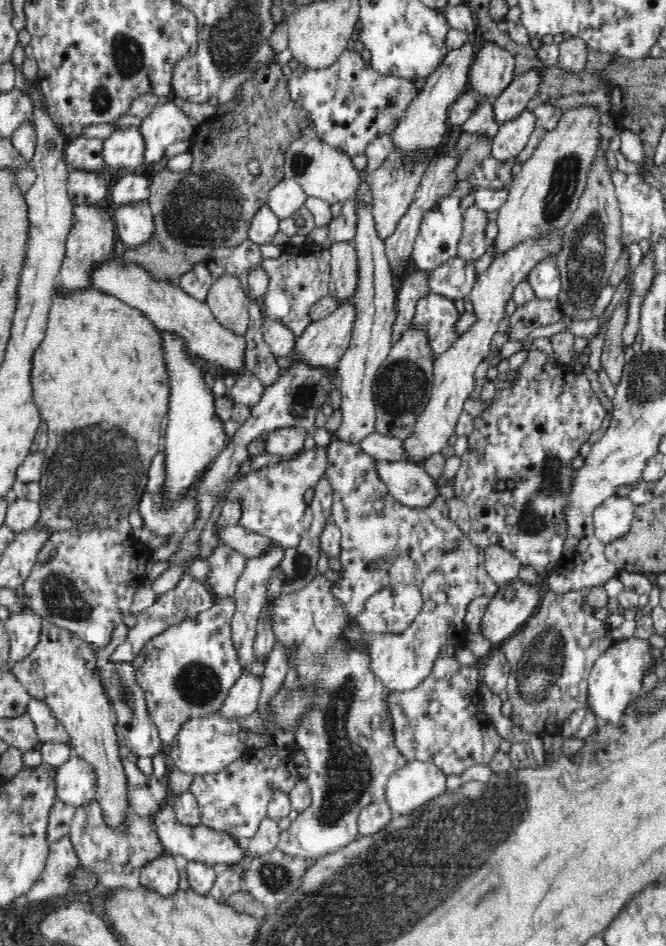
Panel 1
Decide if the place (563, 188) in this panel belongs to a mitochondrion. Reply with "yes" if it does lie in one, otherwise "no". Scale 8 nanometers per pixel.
yes

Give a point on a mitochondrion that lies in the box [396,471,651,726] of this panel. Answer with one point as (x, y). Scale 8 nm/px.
(542, 661)

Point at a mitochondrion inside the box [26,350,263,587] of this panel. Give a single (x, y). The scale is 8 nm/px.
(93, 477)

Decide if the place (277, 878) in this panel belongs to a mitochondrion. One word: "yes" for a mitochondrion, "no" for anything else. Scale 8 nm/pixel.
yes

